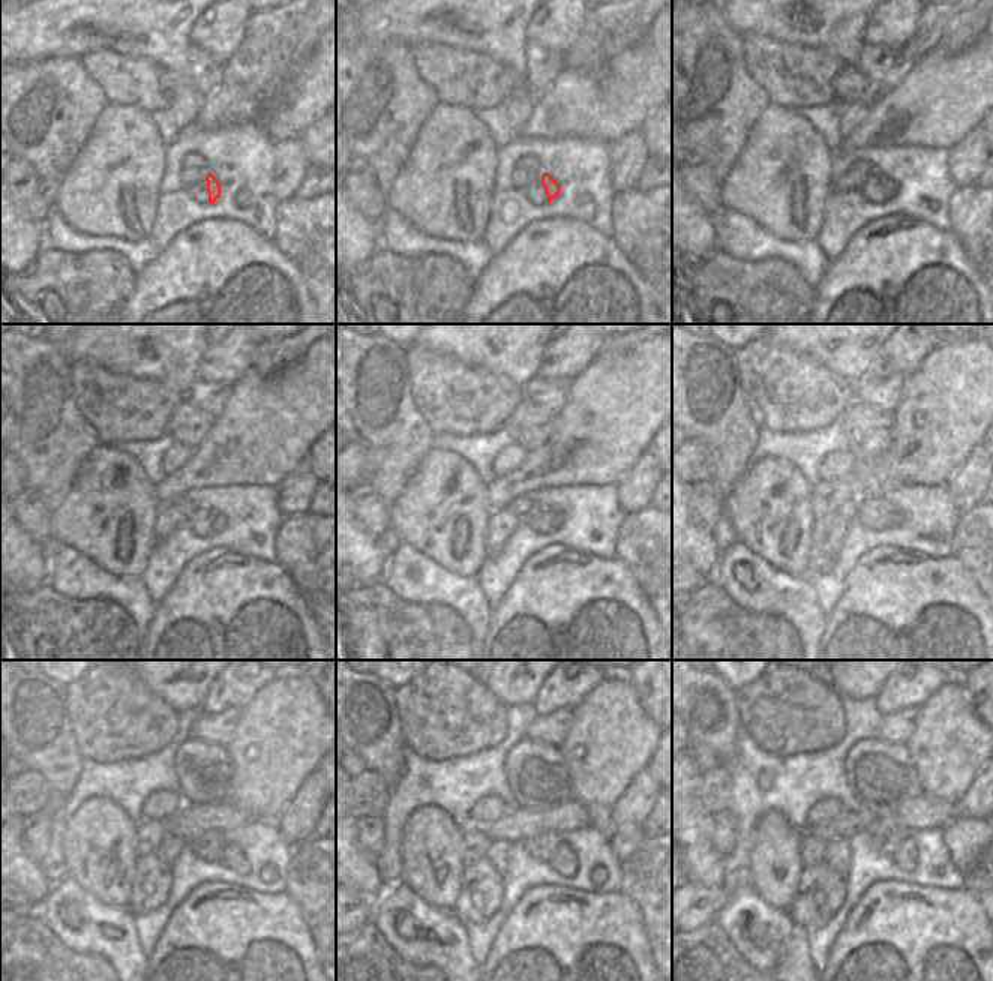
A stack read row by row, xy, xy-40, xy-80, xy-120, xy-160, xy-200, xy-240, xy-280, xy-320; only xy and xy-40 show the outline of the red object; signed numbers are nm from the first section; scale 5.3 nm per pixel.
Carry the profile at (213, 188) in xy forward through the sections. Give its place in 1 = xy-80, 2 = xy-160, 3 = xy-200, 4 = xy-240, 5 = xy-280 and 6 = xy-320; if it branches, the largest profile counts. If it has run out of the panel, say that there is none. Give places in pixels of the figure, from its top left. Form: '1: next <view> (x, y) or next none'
1: next xy-80 (890, 188)
2: next xy-160 (555, 518)
3: next xy-200 (894, 521)
4: next xy-240 (231, 857)
5: next xy-280 (564, 860)
6: next xy-320 (905, 855)

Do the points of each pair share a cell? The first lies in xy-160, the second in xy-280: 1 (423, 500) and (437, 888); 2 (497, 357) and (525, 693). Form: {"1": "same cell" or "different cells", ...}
{"1": "same cell", "2": "same cell"}

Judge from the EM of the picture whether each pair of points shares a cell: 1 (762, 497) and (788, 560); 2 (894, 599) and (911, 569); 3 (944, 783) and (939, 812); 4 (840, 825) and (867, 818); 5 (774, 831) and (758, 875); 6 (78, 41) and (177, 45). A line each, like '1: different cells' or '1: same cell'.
1: same cell
2: same cell
3: different cells
4: same cell
5: same cell
6: same cell

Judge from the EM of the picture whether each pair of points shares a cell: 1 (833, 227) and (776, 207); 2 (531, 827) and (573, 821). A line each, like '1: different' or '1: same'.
1: different
2: same

